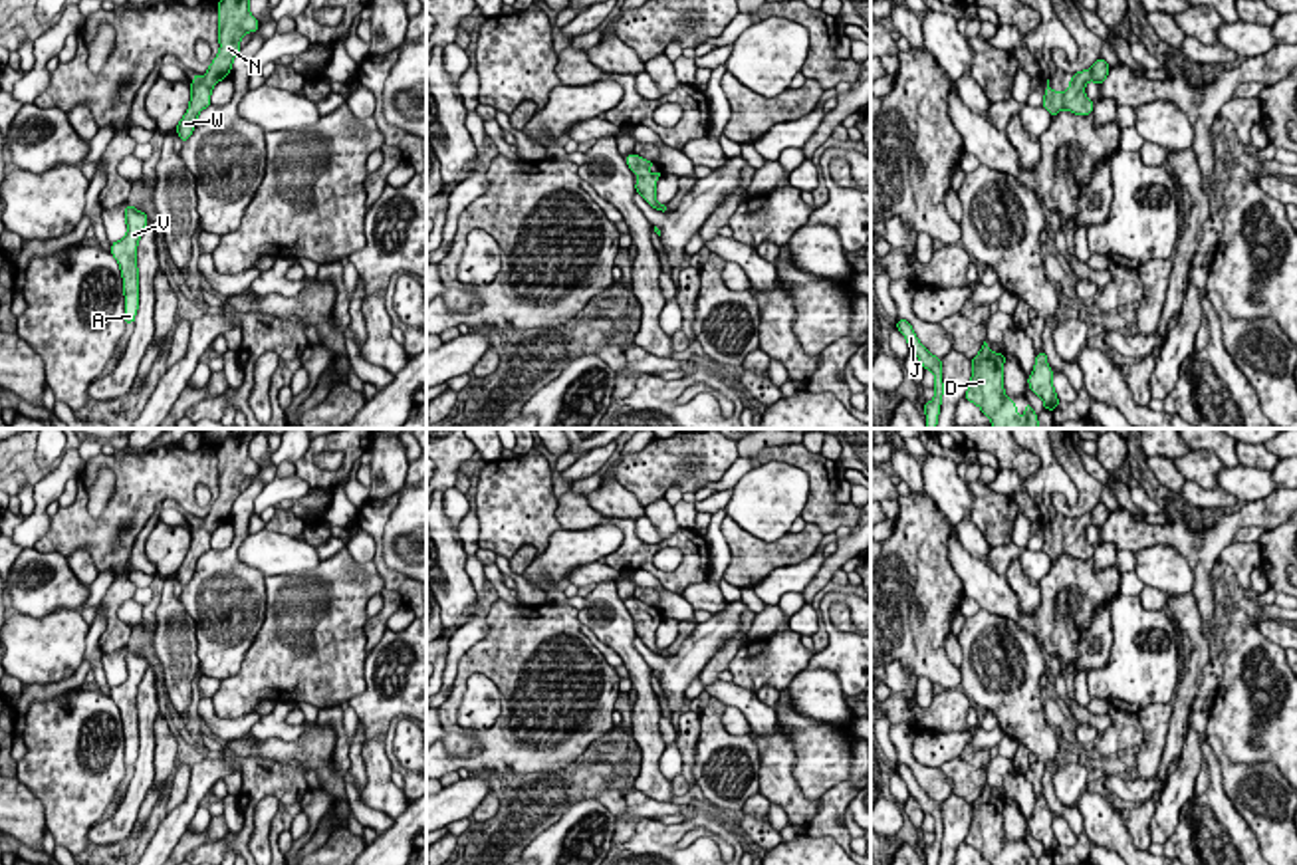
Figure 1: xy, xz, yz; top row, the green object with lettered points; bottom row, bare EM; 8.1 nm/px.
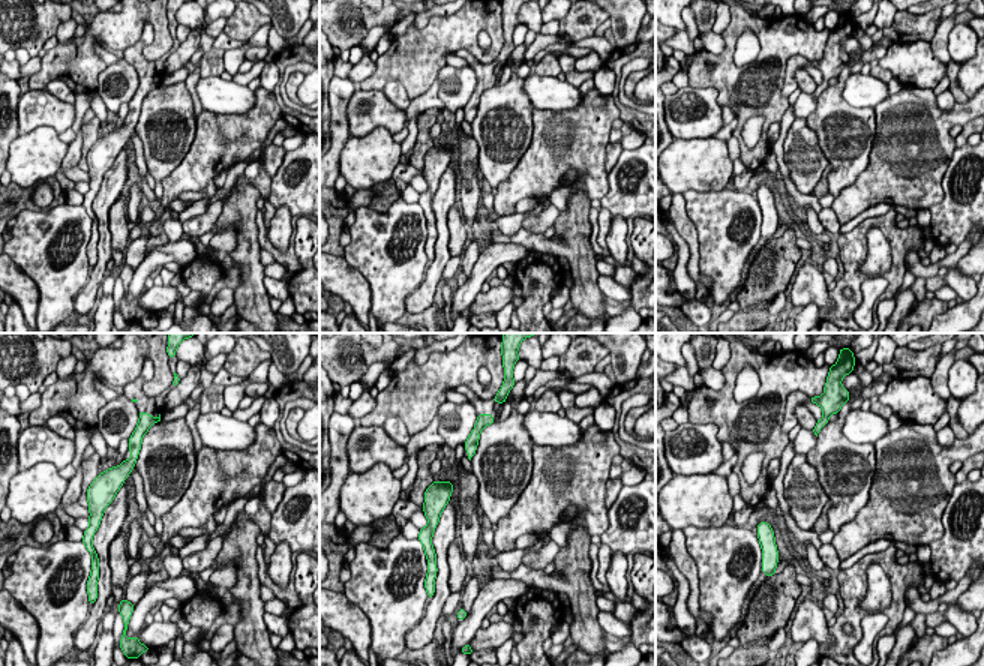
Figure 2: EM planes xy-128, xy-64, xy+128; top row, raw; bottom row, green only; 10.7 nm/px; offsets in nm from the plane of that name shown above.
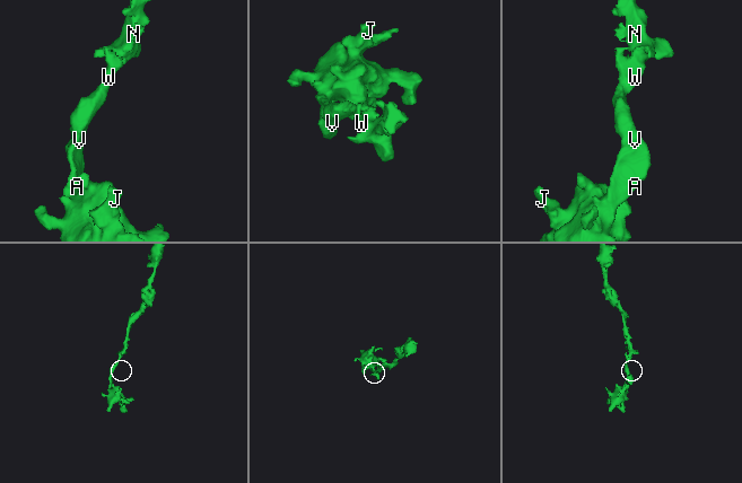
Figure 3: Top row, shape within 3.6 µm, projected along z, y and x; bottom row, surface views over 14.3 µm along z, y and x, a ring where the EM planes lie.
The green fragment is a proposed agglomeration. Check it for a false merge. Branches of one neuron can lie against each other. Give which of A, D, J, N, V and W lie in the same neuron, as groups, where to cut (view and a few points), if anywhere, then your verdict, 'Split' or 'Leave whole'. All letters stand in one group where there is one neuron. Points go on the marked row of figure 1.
Groups: A D J N V W. No split. Leave whole

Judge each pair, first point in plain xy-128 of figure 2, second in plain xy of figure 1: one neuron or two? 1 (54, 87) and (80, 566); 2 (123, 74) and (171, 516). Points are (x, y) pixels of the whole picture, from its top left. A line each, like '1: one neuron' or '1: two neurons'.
1: one neuron
2: two neurons

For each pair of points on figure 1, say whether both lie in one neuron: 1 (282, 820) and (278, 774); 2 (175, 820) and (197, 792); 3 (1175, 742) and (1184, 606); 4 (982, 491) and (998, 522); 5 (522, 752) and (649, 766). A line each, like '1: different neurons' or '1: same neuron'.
1: same neuron
2: same neuron
3: same neuron
4: same neuron
5: different neurons

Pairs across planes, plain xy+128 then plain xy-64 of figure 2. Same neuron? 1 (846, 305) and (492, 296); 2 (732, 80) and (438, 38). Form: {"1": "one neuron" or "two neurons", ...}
{"1": "two neurons", "2": "one neuron"}

